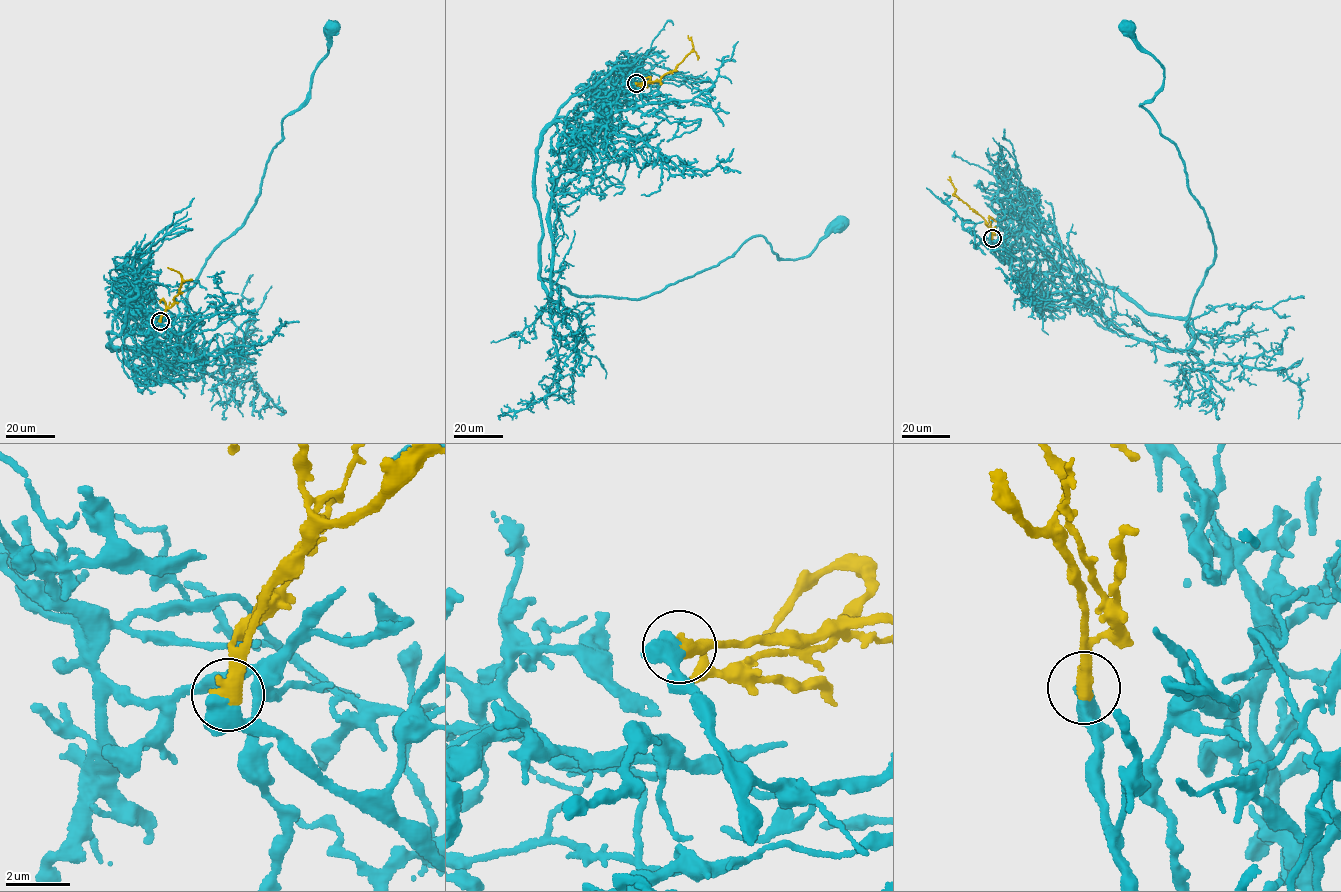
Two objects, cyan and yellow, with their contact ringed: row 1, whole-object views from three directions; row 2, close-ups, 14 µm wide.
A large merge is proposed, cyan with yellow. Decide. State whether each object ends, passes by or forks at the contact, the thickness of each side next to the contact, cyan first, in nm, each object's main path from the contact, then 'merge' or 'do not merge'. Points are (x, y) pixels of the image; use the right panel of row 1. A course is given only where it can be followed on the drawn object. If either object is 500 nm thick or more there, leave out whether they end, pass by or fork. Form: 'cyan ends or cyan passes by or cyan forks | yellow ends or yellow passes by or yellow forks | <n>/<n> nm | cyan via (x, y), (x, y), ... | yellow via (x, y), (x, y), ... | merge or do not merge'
340/500 nm | cyan via (991, 238), (1189, 313), (1216, 245), (1140, 104), (1164, 68), (1127, 26) | yellow via (992, 238), (985, 220), (957, 196), (949, 176) | merge

